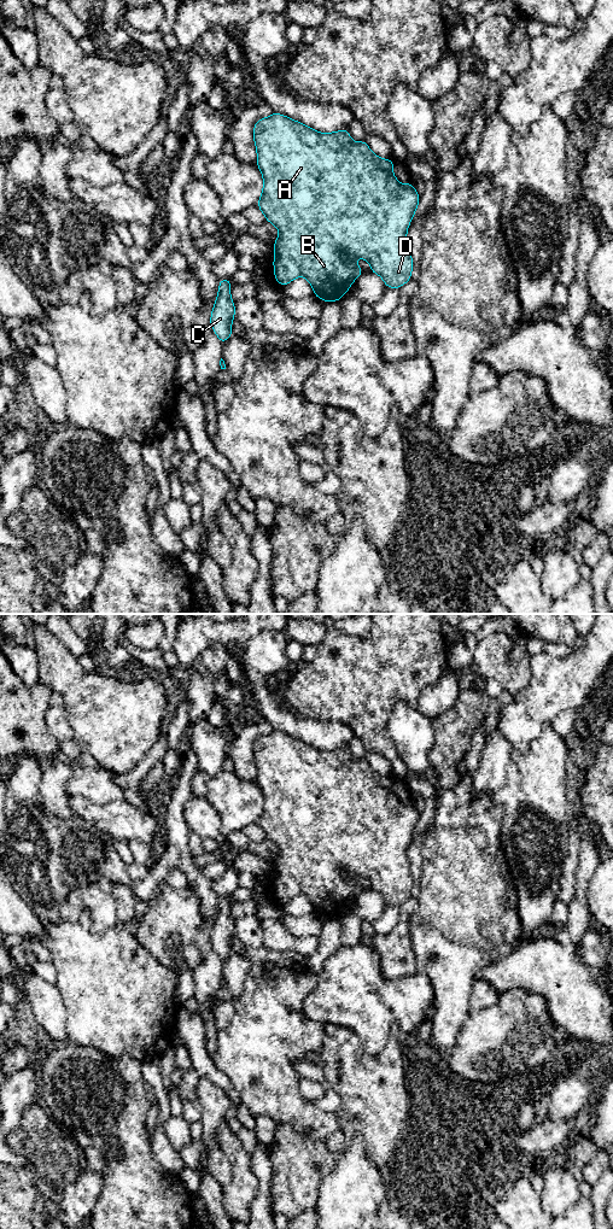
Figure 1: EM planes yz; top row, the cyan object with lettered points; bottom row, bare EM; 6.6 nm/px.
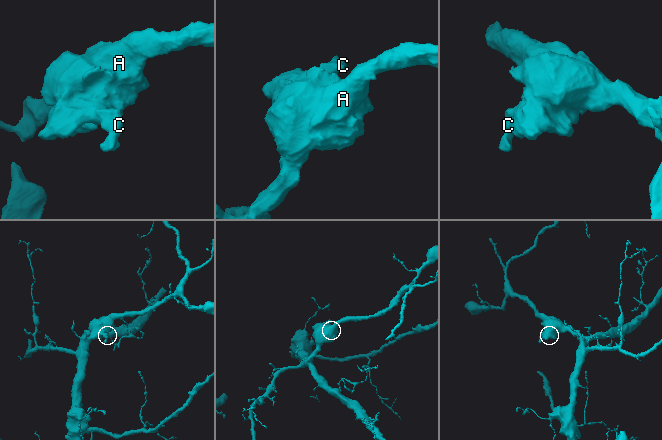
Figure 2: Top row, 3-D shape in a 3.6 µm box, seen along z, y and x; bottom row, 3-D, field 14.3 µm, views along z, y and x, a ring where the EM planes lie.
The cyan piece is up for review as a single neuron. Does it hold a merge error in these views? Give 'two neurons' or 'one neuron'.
one neuron

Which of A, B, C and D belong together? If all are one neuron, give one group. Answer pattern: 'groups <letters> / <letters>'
groups A B C D

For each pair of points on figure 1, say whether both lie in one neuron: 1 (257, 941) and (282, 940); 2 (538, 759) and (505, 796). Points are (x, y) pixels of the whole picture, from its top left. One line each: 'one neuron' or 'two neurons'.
1: two neurons
2: one neuron

